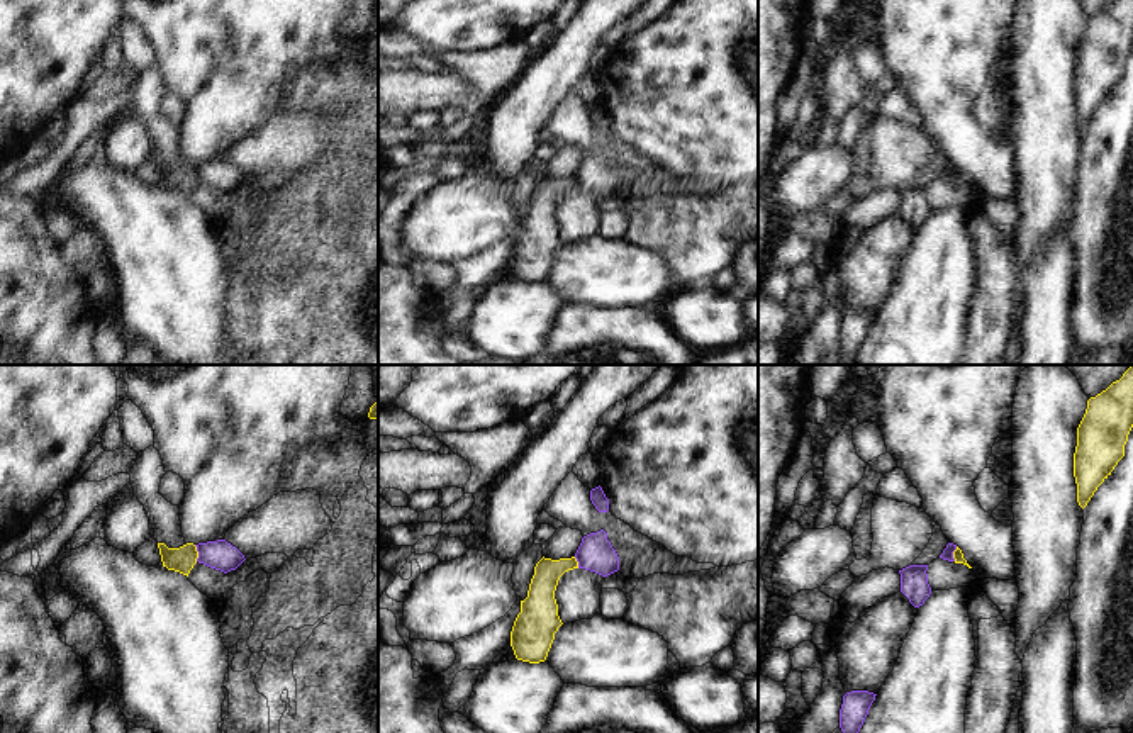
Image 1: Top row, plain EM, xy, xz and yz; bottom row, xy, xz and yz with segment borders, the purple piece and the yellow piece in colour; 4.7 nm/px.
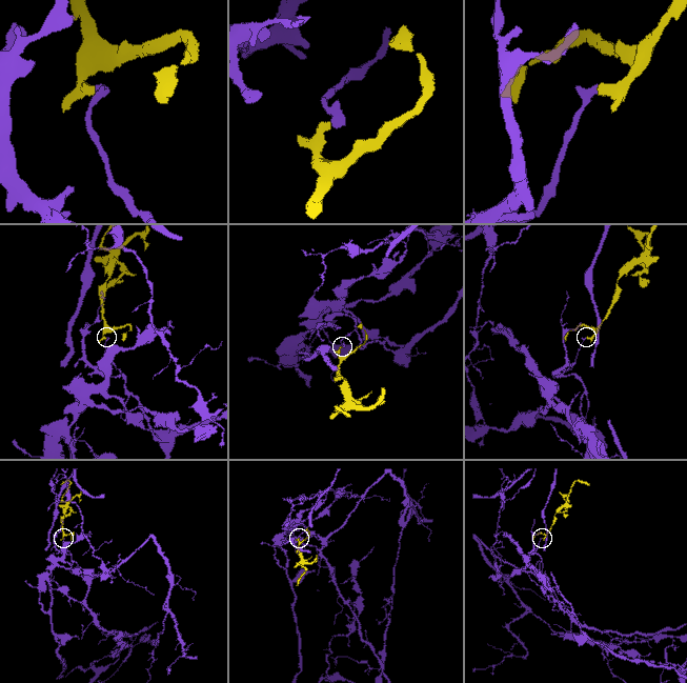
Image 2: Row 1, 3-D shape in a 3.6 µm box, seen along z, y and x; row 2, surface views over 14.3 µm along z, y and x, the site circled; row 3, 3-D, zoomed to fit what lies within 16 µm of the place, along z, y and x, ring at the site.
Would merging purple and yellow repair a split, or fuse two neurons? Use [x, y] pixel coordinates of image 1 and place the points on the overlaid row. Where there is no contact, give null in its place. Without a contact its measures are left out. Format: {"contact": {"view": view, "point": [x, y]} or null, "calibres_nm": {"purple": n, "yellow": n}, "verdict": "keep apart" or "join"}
{"contact": {"view": "xy", "point": [199, 553]}, "calibres_nm": {"purple": 140, "yellow": 120}, "verdict": "keep apart"}

